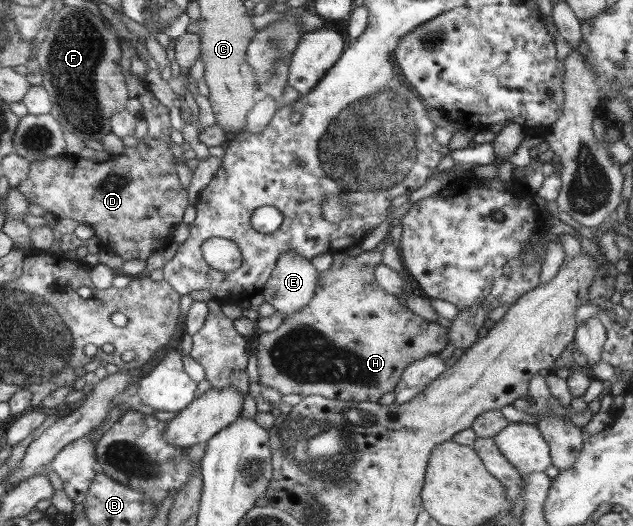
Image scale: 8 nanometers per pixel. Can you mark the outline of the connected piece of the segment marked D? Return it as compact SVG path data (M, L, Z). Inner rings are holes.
M126 36L119 38L122 46L122 58L120 66L125 74L130 97L138 100L141 111L138 118L146 122L146 135L133 147L124 147L123 153L113 155L104 162L91 162L81 157L73 158L70 154L59 157L44 158L43 162L31 163L29 178L22 182L18 188L27 195L31 203L41 206L46 212L50 212L58 220L60 218L71 218L78 224L85 224L93 229L95 238L98 238L98 248L113 252L127 260L144 260L151 254L147 250L160 250L169 240L169 230L173 224L181 222L183 210L187 208L187 194L181 188L177 174L175 174L175 160L167 150L169 144L170 120L166 106L159 104L151 96L152 92L145 90L138 78L130 73L130 58L137 55L135 48L127 40Z

